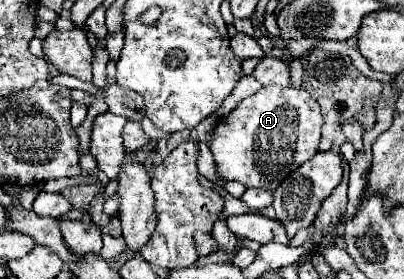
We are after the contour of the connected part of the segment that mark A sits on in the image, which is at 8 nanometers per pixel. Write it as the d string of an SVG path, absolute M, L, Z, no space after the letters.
M265 86L221 118L209 148L225 180L243 182L247 188L275 190L289 172L317 152L321 126L323 118L319 104L307 90Z

